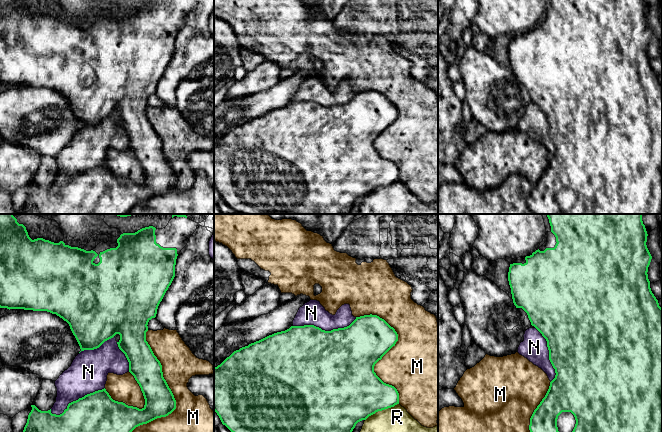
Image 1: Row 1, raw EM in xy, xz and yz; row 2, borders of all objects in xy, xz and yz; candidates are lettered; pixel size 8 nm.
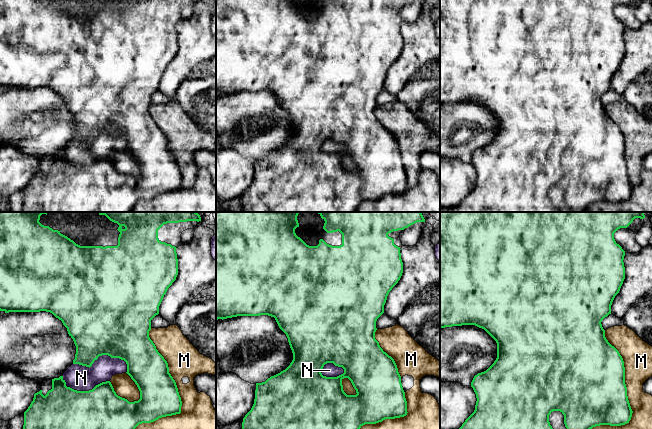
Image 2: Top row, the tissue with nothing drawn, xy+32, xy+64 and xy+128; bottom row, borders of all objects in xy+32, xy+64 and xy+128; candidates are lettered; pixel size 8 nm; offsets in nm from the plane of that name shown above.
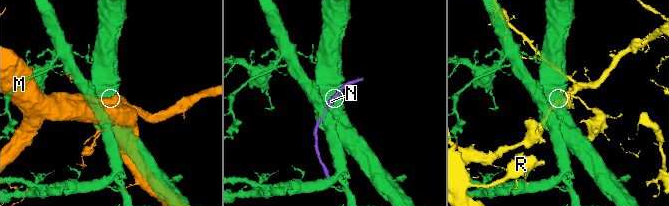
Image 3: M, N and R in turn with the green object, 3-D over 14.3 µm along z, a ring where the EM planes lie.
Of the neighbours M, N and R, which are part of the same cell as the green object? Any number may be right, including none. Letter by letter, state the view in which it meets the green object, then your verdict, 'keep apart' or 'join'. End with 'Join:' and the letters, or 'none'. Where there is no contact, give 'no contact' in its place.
M: xy | keep apart
N: xz | keep apart
R: xz | keep apart
Join: none

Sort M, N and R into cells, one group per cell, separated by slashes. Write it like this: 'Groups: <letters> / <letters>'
Groups: M / N / R

